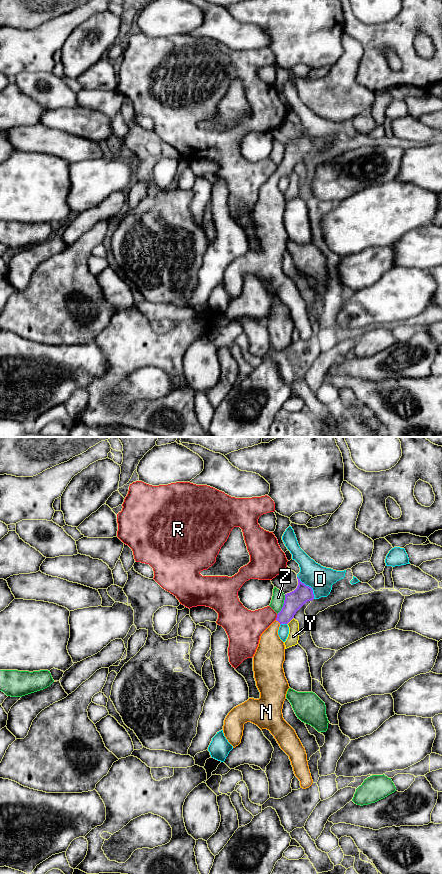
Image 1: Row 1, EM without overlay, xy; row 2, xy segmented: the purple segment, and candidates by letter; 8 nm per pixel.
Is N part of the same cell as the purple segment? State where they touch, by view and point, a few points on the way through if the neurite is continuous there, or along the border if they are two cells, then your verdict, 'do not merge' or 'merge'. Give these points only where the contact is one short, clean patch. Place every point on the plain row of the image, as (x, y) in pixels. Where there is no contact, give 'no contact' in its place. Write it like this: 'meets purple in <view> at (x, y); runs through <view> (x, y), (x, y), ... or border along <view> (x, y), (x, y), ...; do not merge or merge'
meets purple in xy at (278, 173); runs through xy (294, 152), (288, 163), (278, 173), (271, 184), (271, 202); merge

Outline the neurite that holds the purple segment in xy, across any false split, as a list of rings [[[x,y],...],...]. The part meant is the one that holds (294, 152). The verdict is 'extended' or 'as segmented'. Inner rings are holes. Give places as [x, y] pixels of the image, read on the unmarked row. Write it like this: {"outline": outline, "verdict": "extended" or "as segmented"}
{"outline": [[[298,131],[297,140],[285,146],[276,172],[261,186],[253,208],[253,223],[260,250],[249,250],[234,259],[224,272],[223,285],[235,300],[241,295],[244,276],[251,274],[261,282],[267,281],[280,300],[289,308],[295,328],[303,341],[309,340],[312,329],[307,306],[295,282],[284,272],[282,261],[289,239],[285,229],[285,197],[278,187],[281,176],[288,176],[296,164],[314,151],[313,142]]], "verdict": "extended"}

